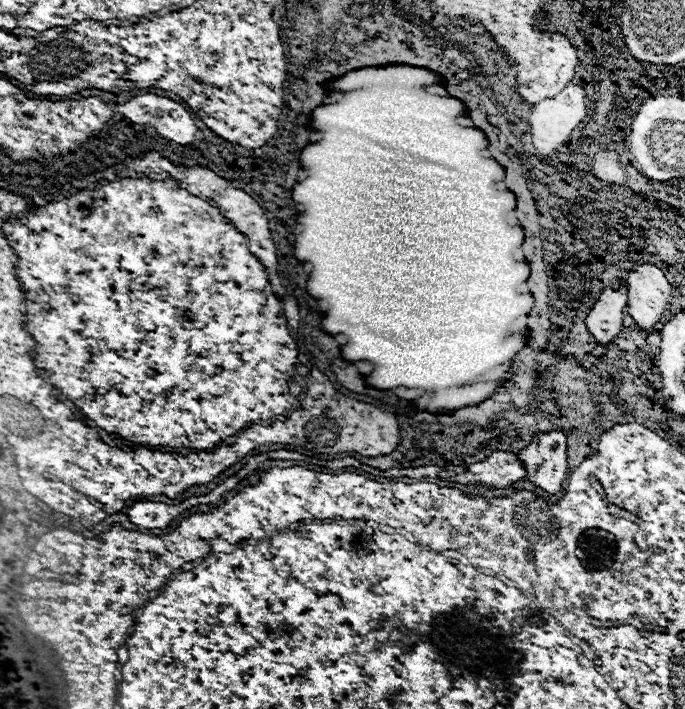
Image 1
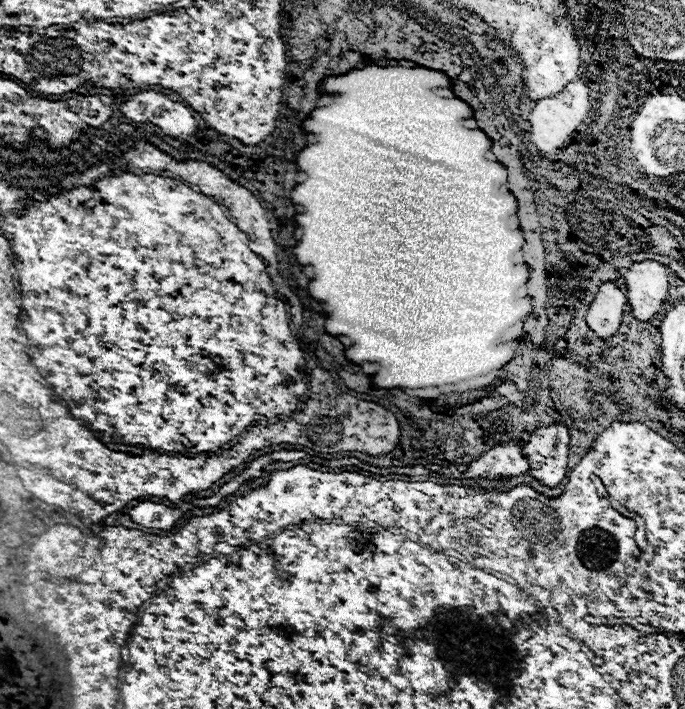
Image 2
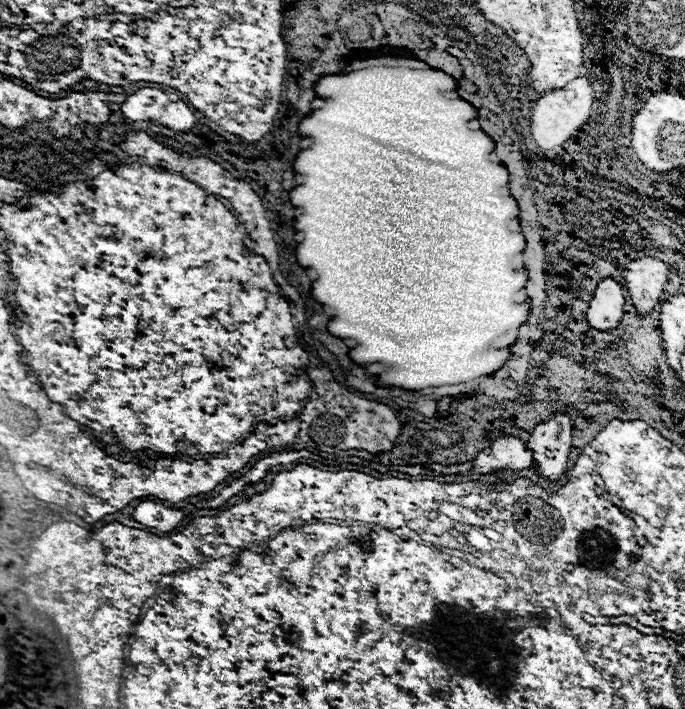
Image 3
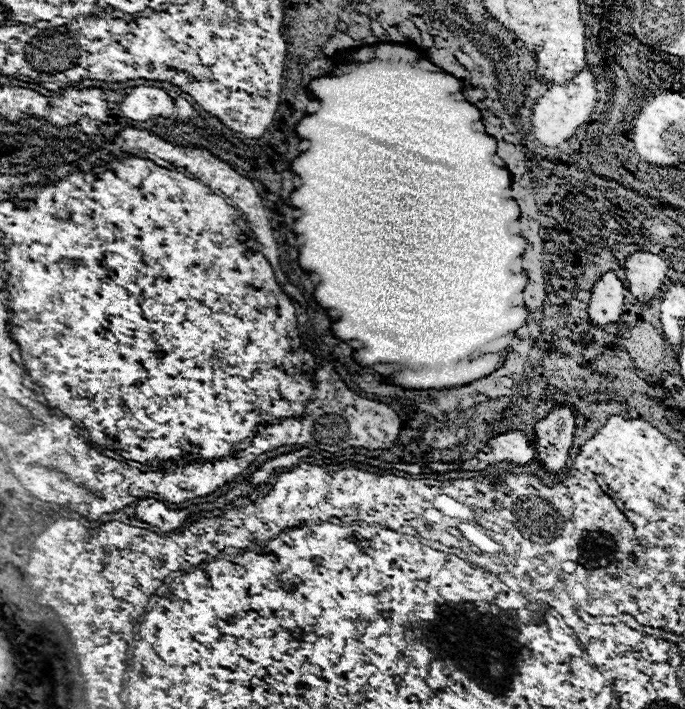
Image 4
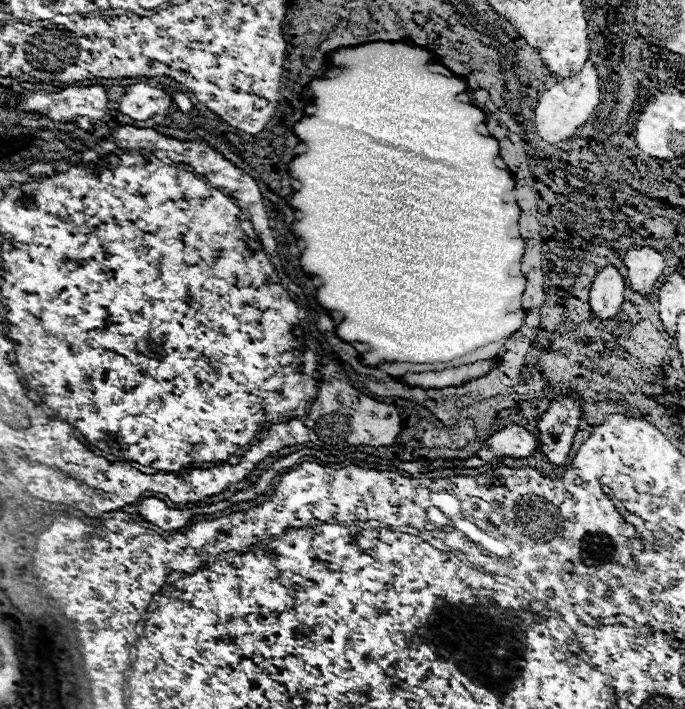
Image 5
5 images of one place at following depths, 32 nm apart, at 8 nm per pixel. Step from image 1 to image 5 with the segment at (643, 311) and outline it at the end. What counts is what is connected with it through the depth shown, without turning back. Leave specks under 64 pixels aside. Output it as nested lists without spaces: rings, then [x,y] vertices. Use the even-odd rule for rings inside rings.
[[[632,246],[626,252],[624,262],[628,268],[630,288],[644,294],[652,292],[654,284],[662,278],[664,268],[666,268],[664,256],[648,246]]]

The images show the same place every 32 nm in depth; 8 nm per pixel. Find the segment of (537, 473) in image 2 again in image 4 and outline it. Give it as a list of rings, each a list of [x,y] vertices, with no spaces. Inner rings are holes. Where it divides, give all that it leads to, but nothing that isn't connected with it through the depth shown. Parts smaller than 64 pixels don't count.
[[[556,404],[552,412],[536,424],[534,446],[548,472],[556,474],[566,466],[574,432],[576,416],[570,404]]]

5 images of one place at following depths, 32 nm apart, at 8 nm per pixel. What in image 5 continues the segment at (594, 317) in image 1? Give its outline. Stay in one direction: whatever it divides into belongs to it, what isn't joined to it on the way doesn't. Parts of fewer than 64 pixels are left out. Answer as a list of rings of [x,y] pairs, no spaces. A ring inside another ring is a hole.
[[[604,266],[590,288],[590,306],[602,320],[616,316],[622,306],[626,290],[626,280],[614,266]]]

